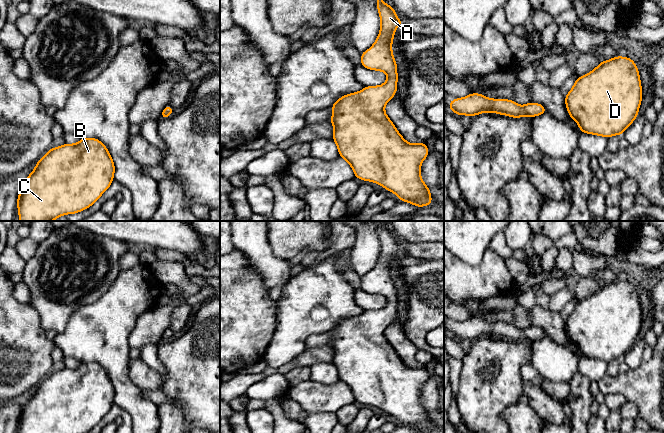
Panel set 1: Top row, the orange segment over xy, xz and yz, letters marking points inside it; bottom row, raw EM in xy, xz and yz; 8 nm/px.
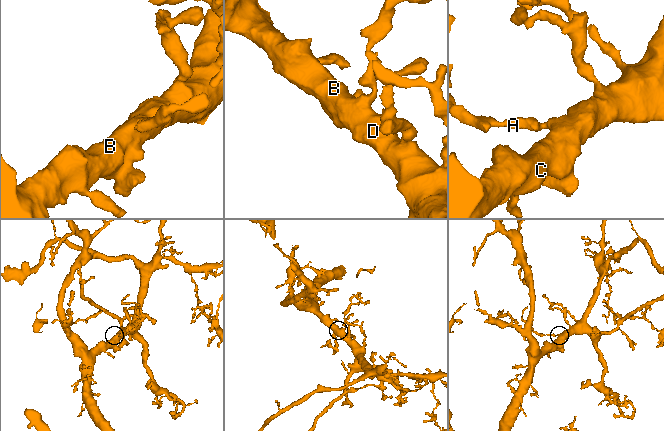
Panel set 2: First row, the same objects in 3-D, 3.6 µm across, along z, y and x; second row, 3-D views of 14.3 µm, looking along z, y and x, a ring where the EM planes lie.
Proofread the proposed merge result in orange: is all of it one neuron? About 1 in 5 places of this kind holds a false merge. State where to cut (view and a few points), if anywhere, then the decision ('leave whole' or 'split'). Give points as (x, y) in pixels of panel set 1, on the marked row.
no cut | leave whole

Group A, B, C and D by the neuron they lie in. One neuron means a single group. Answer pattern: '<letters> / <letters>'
A B C D

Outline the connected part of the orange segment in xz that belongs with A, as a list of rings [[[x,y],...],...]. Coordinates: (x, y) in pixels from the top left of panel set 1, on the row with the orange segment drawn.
[[[377,0],[377,10],[381,21],[380,32],[369,50],[361,53],[361,65],[387,73],[388,79],[383,85],[364,87],[359,92],[344,95],[331,106],[333,116],[329,121],[334,125],[332,139],[337,144],[339,156],[352,167],[355,178],[380,184],[395,193],[401,201],[423,207],[433,203],[430,190],[420,174],[421,164],[429,155],[429,149],[424,142],[406,142],[384,111],[387,102],[397,92],[397,63],[391,45],[395,30],[403,24],[403,20],[398,19],[392,6],[382,0]]]

